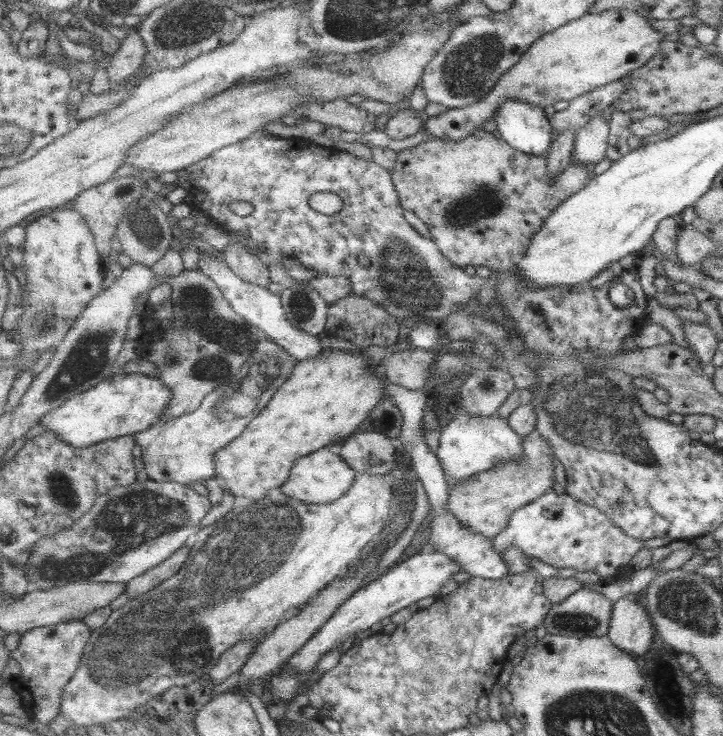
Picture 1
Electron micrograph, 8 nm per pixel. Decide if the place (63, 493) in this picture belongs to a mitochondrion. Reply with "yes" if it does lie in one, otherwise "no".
yes

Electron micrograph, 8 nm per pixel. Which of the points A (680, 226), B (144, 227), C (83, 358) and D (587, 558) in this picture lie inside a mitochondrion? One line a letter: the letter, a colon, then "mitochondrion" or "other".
A: other
B: mitochondrion
C: mitochondrion
D: other

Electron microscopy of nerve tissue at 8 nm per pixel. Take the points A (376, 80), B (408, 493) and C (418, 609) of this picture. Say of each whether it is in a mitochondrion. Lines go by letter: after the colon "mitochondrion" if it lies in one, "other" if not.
A: other
B: other
C: other

